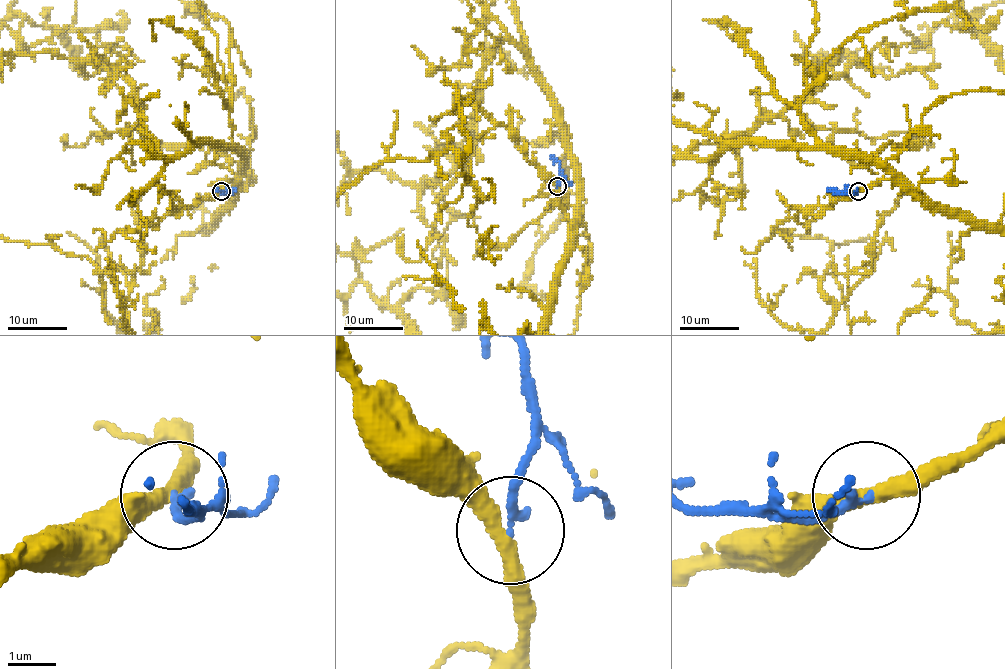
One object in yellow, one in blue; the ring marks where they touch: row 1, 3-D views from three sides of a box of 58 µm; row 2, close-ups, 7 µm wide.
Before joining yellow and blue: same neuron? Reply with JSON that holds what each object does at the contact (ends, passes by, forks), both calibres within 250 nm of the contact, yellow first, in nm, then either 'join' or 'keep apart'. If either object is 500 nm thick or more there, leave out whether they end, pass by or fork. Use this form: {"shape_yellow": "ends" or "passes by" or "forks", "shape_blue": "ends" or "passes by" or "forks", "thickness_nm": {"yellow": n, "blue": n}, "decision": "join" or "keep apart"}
{"shape_yellow": "passes by", "shape_blue": "ends", "thickness_nm": {"yellow": 360, "blue": 200}, "decision": "join"}

